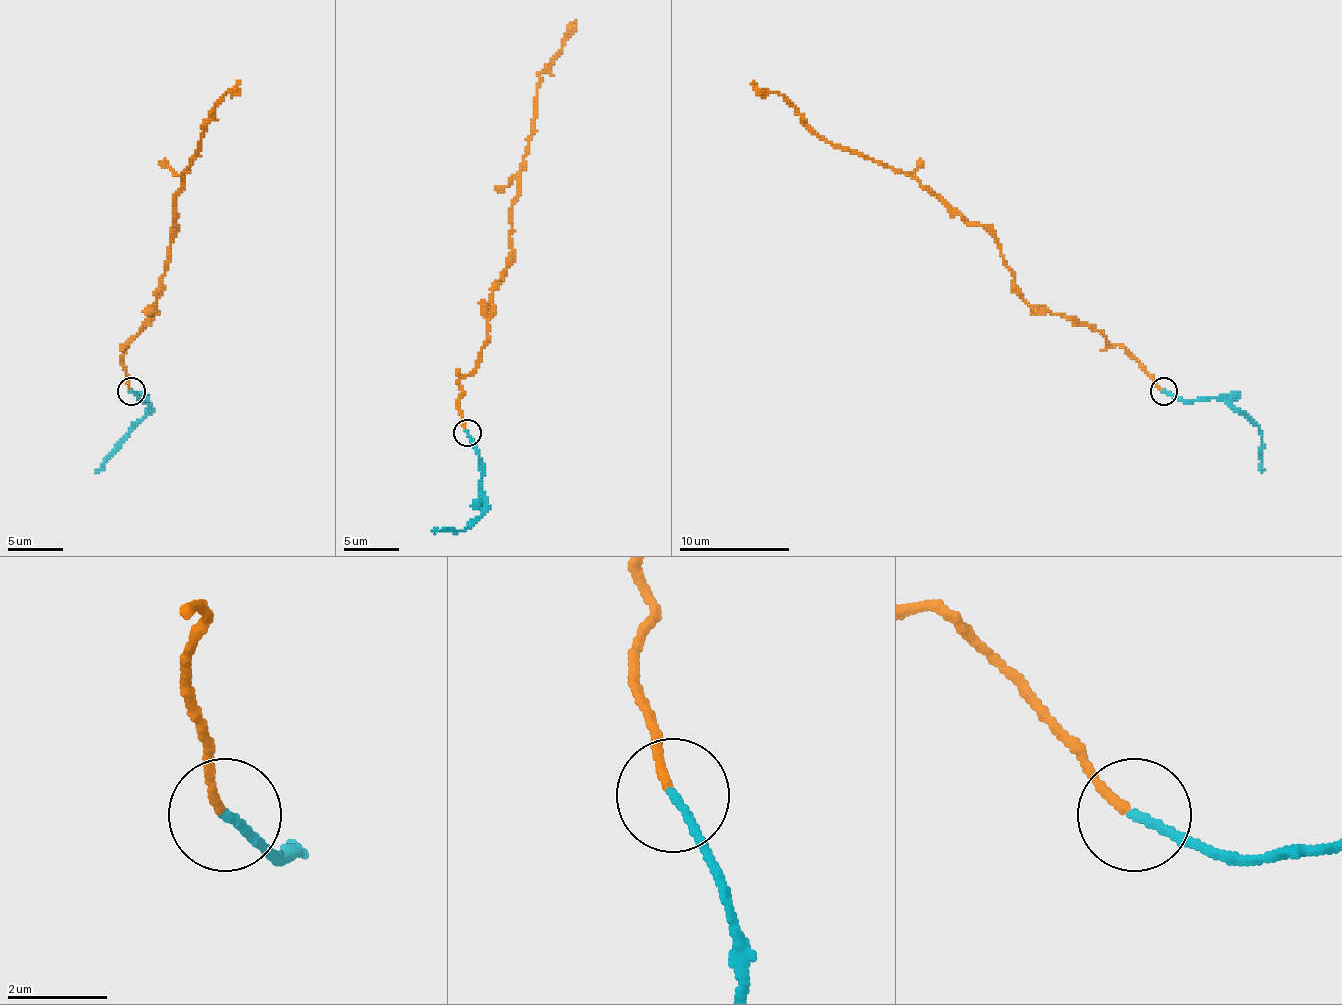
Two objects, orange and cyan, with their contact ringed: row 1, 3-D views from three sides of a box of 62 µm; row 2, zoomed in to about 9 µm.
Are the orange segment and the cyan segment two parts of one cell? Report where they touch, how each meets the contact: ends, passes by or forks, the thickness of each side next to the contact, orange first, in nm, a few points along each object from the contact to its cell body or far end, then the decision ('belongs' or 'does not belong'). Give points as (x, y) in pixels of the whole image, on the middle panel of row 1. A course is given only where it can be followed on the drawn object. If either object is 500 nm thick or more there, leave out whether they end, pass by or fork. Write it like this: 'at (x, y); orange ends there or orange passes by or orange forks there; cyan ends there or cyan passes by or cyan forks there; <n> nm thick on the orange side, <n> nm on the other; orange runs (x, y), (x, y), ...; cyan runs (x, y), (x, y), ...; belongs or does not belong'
at (467, 433); orange ends there; cyan ends there; 160 nm thick on the orange side, 160 nm on the other; orange runs (467, 431), (459, 386), (487, 339), (487, 306), (512, 250), (517, 178), (545, 67), (576, 20); cyan runs (467, 433), (479, 455), (484, 511), (465, 530), (431, 530); does not belong

